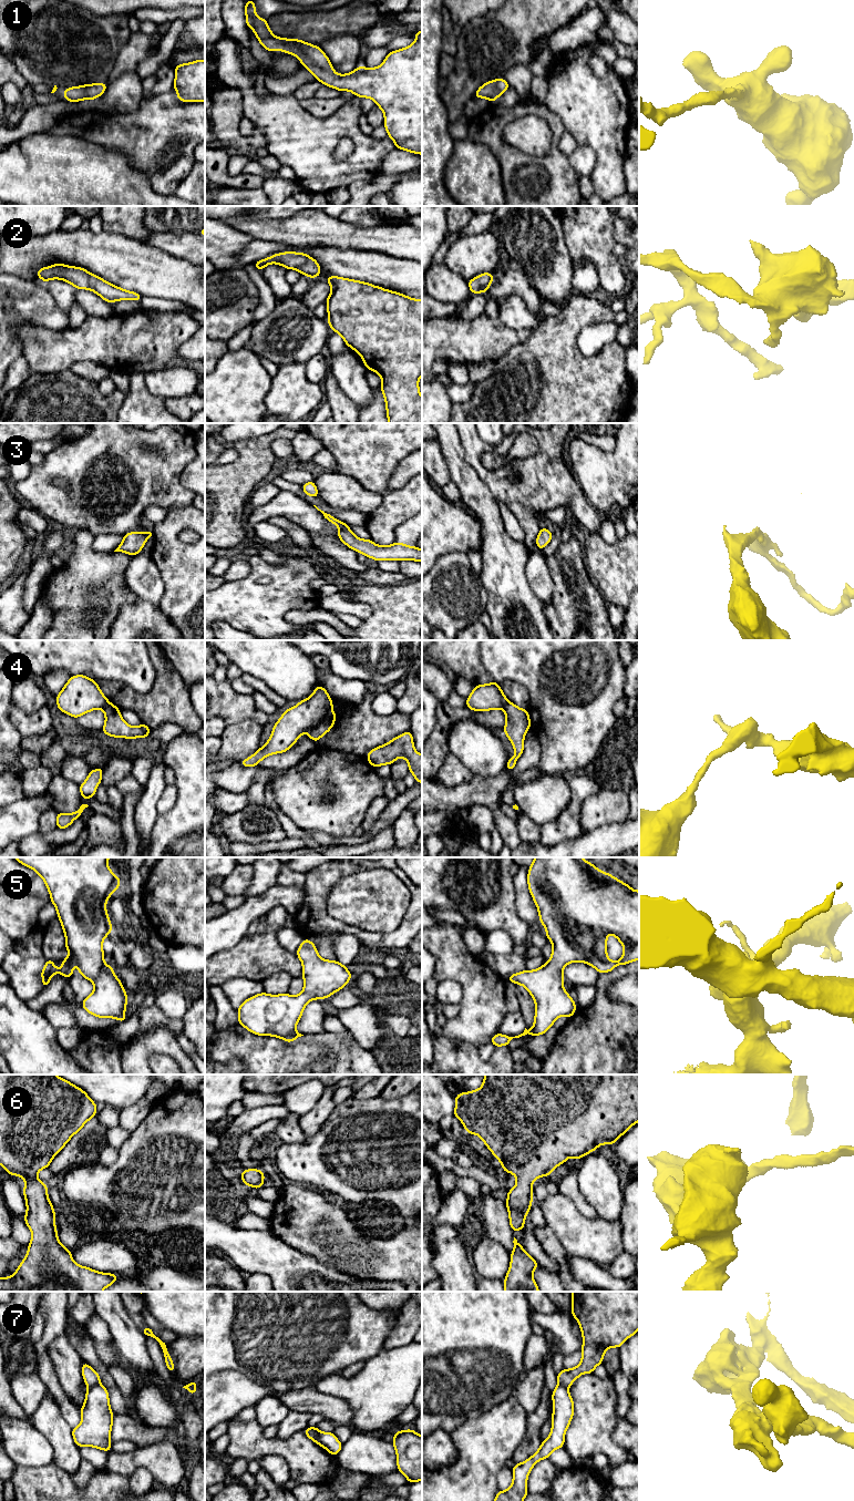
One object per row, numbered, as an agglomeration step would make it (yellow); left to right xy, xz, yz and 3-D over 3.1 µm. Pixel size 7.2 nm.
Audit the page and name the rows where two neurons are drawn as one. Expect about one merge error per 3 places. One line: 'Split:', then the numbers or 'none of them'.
Split: 4, 7

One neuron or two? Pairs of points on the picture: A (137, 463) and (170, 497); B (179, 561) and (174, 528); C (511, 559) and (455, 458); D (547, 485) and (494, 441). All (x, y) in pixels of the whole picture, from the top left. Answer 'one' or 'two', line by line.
A: one
B: one
C: one
D: two

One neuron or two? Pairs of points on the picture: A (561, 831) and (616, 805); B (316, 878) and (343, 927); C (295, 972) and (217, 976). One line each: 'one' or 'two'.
A: two
B: one
C: one

